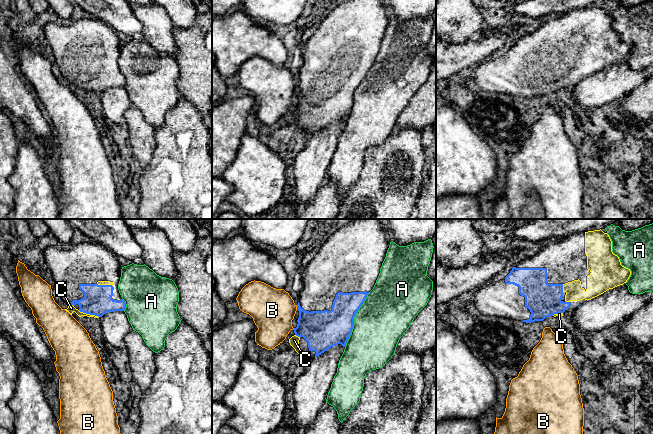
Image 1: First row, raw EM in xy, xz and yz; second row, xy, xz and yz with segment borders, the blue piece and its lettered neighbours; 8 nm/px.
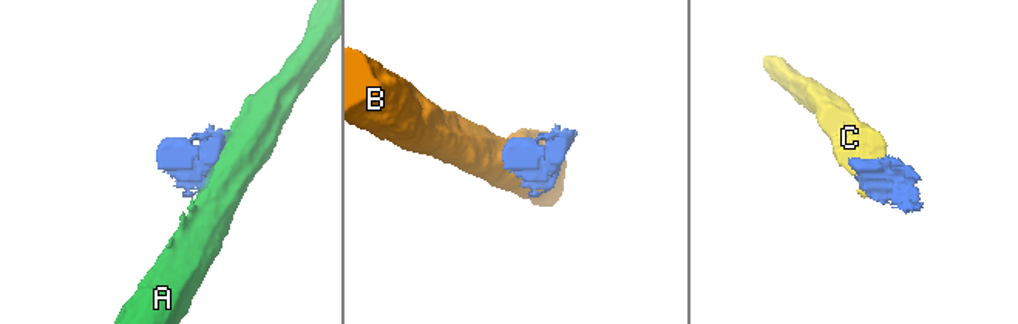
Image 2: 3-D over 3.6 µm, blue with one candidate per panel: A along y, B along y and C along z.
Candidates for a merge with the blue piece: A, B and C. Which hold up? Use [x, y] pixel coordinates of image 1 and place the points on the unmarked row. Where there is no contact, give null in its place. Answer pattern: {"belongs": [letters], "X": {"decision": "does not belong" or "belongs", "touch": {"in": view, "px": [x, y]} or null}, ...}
{"belongs": ["C"], "A": {"decision": "does not belong", "touch": {"in": "xz", "px": [353, 95]}}, "B": {"decision": "does not belong", "touch": {"in": "xz", "px": [297, 83]}}, "C": {"decision": "belongs", "touch": {"in": "xy", "px": [88, 89]}}}

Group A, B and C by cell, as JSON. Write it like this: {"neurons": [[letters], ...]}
{"neurons": [["A"], ["B"], ["C"]]}

